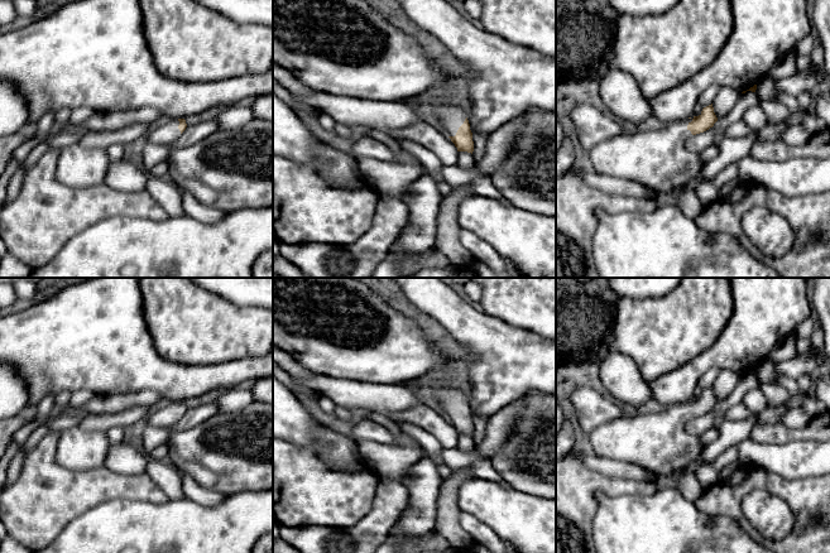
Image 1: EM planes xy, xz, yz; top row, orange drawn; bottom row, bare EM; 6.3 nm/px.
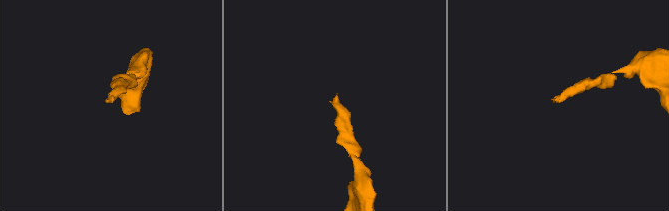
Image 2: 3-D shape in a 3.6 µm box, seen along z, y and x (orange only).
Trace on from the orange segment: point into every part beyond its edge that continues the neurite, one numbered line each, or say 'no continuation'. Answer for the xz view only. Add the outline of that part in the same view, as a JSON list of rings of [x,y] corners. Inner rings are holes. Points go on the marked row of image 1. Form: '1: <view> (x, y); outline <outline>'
1: xz (450, 114); outline [[[452,83],[443,86],[447,92],[441,93],[436,100],[431,102],[431,110],[433,116],[437,119],[442,131],[447,136],[455,136],[459,128],[464,124],[467,117],[466,104],[456,101],[451,96]]]

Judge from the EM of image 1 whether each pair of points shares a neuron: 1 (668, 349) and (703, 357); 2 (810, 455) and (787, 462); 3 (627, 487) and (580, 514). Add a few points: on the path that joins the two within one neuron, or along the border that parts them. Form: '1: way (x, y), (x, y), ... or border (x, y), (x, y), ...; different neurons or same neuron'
1: border (719, 337), (705, 350), (671, 371); different neurons
2: way (805, 458), (792, 461); same neuron
3: way (613, 487), (595, 487), (583, 500); same neuron

